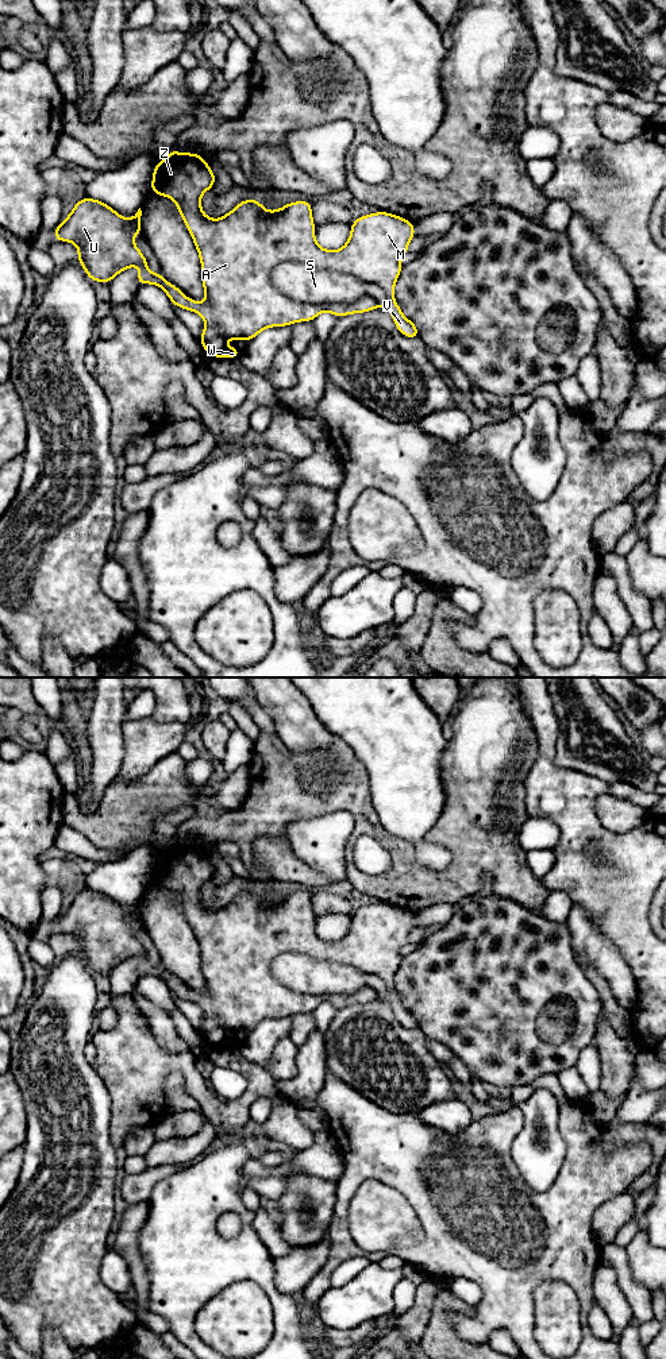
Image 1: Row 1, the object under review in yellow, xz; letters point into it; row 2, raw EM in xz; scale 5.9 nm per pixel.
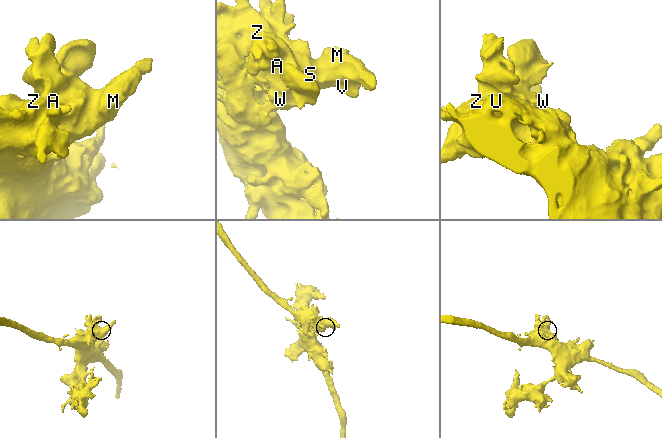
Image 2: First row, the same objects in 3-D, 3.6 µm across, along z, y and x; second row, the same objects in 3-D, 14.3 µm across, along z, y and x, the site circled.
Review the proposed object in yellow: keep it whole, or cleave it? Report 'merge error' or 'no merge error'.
merge error

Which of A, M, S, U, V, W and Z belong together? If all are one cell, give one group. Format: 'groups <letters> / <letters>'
groups A M U V W Z / S

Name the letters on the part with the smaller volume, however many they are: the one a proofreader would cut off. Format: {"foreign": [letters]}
{"foreign": ["S"]}

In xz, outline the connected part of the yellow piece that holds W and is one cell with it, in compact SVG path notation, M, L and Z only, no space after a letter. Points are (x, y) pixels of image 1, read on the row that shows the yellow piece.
M170 150L169 155L154 165L150 190L176 201L176 208L186 224L201 262L201 283L207 301L189 300L177 286L168 282L162 273L153 274L147 267L147 258L134 244L134 235L142 233L140 208L130 217L123 219L115 209L103 201L85 197L76 202L69 216L55 228L54 242L70 242L77 246L77 262L84 267L91 281L109 283L115 275L131 266L140 266L136 278L138 286L153 283L159 286L173 305L199 313L205 328L199 340L207 354L212 358L238 359L242 350L230 348L223 339L243 339L251 341L261 331L272 327L286 327L297 321L311 323L323 312L331 312L338 318L365 313L380 306L369 296L363 296L353 304L308 304L299 302L282 294L272 283L272 271L284 262L309 265L317 269L330 269L362 279L367 285L378 285L388 294L385 308L390 313L397 331L409 339L419 336L419 328L408 320L396 302L394 283L400 277L403 265L400 259L408 252L408 244L415 238L415 224L380 211L358 217L350 224L351 233L347 243L336 250L322 248L315 240L315 223L312 220L312 205L307 200L282 205L278 211L266 211L259 200L243 200L227 215L211 220L201 211L201 196L215 186L216 178L204 161L203 155L182 154Z

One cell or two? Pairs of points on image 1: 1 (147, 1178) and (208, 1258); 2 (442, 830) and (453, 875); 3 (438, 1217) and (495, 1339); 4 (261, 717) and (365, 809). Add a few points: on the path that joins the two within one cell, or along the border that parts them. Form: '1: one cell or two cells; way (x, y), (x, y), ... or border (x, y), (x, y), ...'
1: two cells; border (181, 1172), (162, 1178), (153, 1188), (146, 1201)
2: one cell; way (453, 841), (457, 845), (457, 864)
3: two cells; border (491, 1331), (504, 1327), (516, 1344)
4: two cells; border (261, 730), (270, 736), (278, 749), (288, 752)

